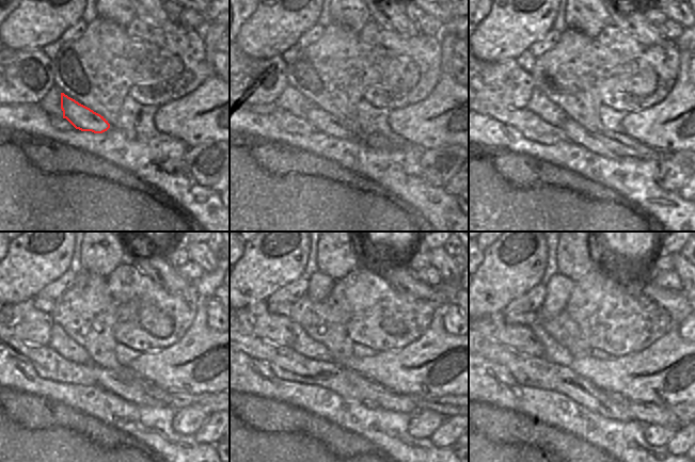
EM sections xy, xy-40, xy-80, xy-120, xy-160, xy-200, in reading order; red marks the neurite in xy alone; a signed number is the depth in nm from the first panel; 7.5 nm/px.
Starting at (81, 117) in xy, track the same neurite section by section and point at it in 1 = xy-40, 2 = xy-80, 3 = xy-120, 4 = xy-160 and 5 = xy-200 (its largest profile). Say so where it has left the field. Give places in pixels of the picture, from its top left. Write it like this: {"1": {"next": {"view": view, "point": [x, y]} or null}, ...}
{"1": {"next": {"view": "xy-40", "point": [321, 121]}}, "2": {"next": {"view": "xy-80", "point": [575, 133]}}, "3": {"next": {"view": "xy-120", "point": [109, 380]}}, "4": {"next": {"view": "xy-160", "point": [390, 401]}}, "5": {"next": {"view": "xy-200", "point": [622, 409]}}}

